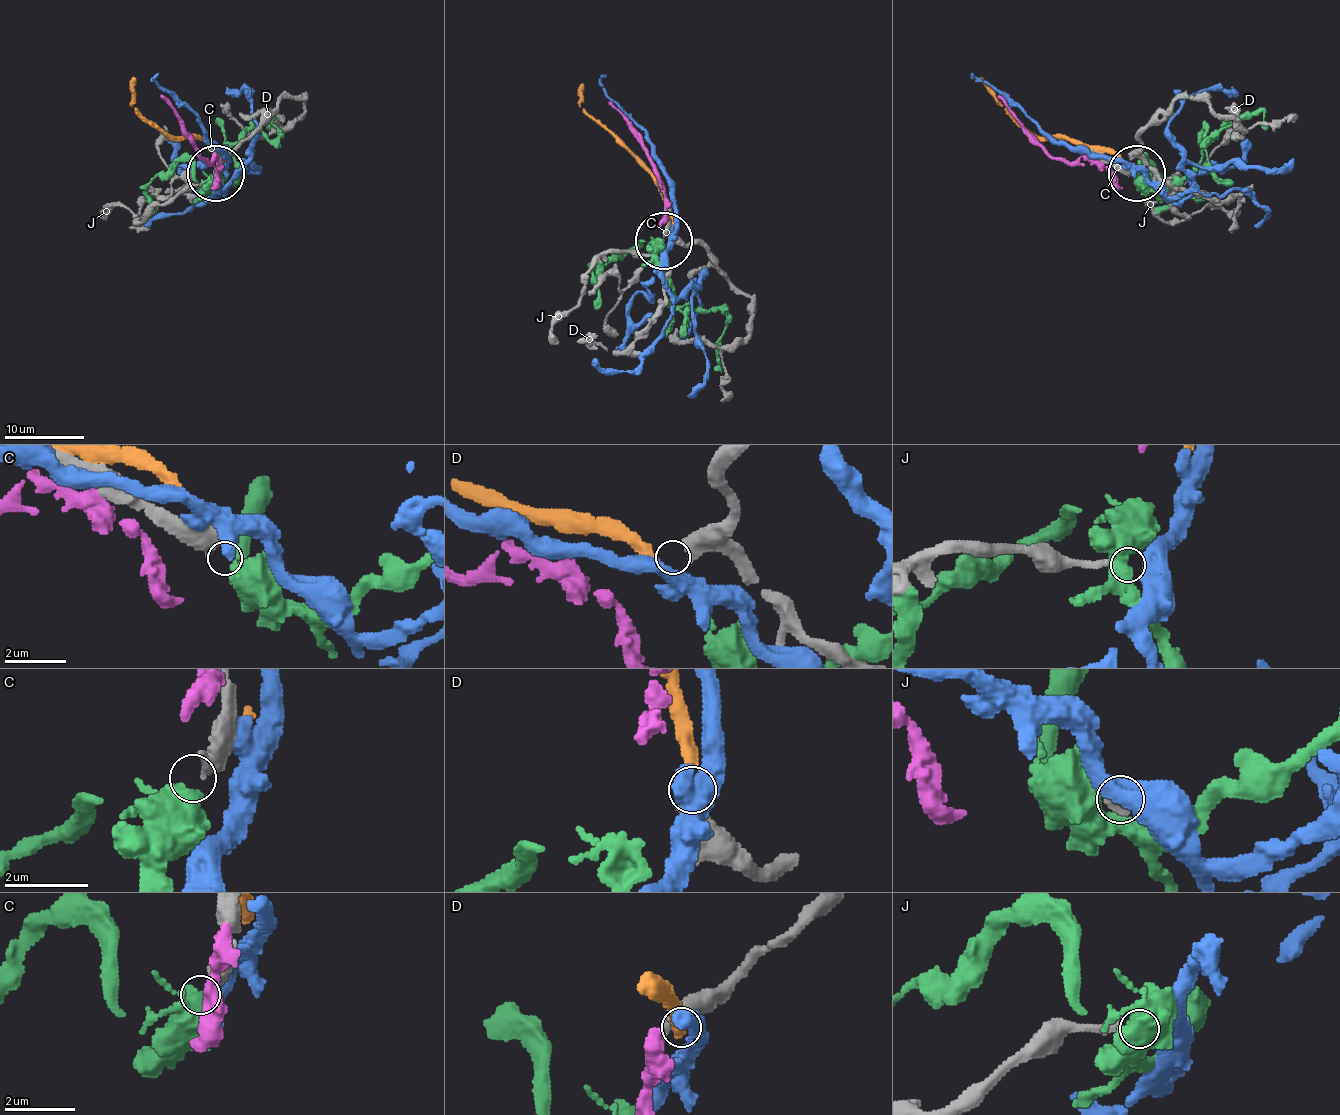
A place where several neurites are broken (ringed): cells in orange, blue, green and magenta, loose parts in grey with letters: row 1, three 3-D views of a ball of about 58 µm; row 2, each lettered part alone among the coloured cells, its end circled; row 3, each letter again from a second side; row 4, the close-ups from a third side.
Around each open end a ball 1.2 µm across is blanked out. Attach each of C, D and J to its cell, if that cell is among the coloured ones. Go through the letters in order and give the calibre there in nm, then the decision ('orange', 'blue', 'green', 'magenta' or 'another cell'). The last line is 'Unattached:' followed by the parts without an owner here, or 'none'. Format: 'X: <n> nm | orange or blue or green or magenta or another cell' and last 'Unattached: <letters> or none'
C: 600 nm | green
D: 460 nm | orange
J: 240 nm | blue
Unattached: none

